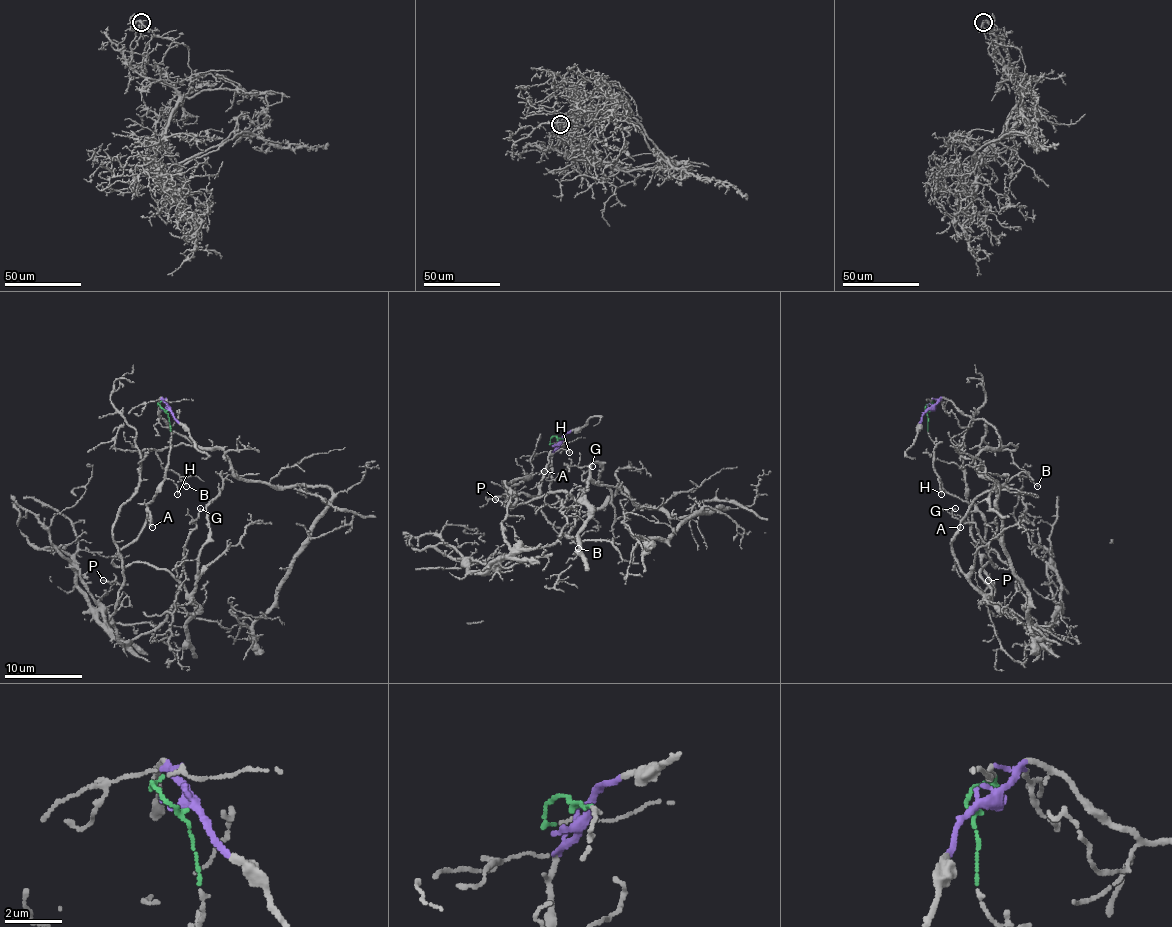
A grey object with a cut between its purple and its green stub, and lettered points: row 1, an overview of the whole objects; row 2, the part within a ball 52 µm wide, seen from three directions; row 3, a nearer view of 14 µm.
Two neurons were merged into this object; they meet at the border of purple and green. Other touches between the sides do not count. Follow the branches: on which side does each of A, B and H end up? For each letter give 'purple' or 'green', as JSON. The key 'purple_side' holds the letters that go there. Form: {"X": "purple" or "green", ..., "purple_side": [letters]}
{"A": "green", "B": "purple", "H": "green", "purple_side": ["B"]}

